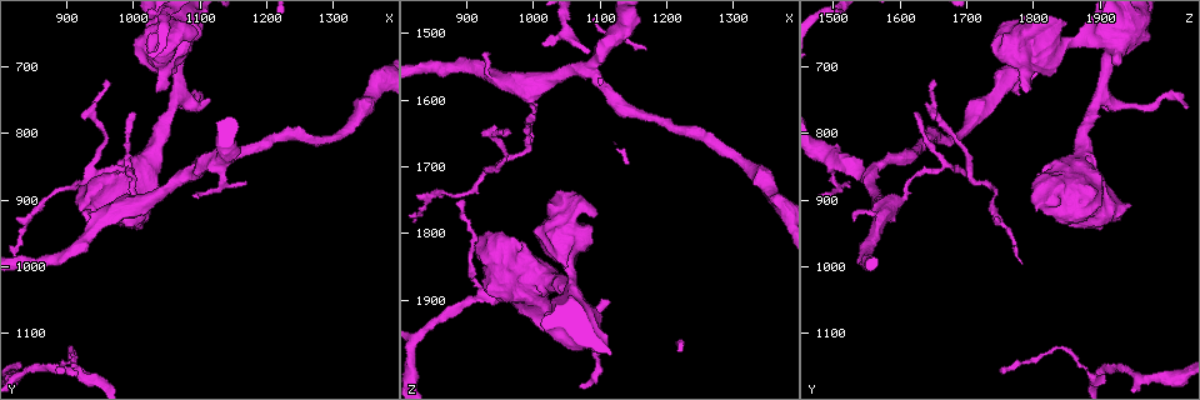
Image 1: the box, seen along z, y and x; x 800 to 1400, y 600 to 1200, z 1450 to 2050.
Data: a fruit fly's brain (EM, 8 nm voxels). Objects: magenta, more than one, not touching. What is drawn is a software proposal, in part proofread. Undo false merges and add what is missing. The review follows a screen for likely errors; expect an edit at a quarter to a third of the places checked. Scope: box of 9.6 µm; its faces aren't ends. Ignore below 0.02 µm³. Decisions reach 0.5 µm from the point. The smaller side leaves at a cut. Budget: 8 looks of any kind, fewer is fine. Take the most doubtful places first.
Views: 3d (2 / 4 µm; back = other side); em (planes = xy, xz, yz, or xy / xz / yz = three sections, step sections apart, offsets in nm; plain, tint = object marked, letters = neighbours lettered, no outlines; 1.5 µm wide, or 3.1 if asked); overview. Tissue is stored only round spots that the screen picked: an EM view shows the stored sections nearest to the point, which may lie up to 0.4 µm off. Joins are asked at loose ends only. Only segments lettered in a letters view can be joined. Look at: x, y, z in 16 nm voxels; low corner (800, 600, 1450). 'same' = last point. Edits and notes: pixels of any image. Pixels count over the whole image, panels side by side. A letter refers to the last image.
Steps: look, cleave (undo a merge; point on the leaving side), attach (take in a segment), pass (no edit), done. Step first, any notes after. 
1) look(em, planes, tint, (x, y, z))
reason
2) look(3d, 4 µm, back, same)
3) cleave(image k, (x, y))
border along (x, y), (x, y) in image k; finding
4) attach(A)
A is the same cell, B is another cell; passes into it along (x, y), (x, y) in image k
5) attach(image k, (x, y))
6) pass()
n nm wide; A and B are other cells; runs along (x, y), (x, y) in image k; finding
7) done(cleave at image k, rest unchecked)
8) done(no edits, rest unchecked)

look(em, planes, letters, (920, 1170, 1890))
narrows sharply

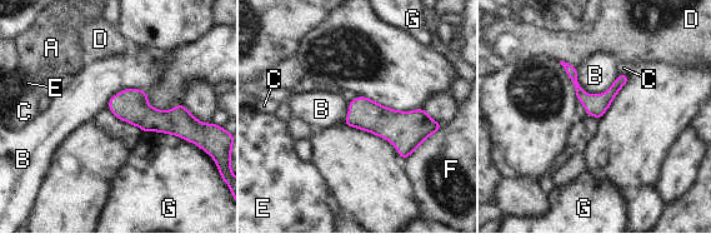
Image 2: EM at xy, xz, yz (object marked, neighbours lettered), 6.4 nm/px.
pass()
A, B, C, D, E, F and G are other cells; border along (576, 68), (591, 94), (620, 74) in image 2; all the same cell

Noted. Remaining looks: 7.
look(3d, 4 µm, (1115, 750, 1905))
free end

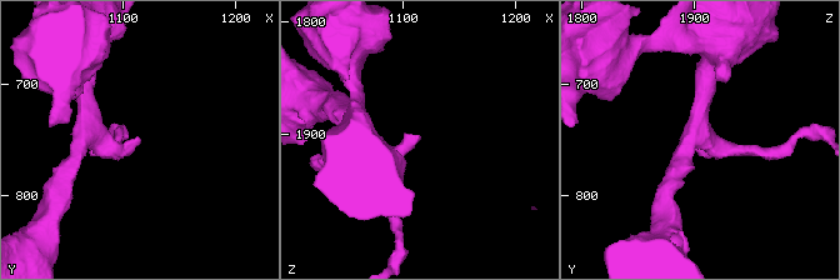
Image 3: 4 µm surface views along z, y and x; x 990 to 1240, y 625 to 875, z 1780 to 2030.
look(em, yz, step 4, letters, (1114, 748, 1902))
shape alone is not enough

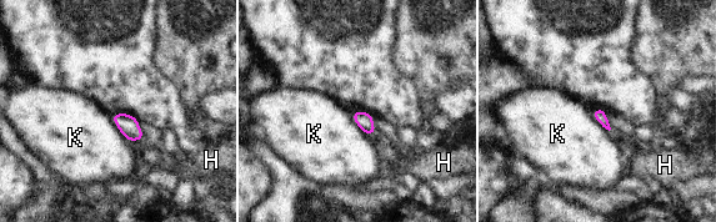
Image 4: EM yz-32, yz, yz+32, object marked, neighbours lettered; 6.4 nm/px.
pass()
K touches over 220 nm; H and K are other cells; border along (111, 115), (116, 127), (131, 142) in image 4; no lettered segment goes on from it

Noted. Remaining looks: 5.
look(em, xy, step 4, letters, (965, 725, 1645))
end of a long branch

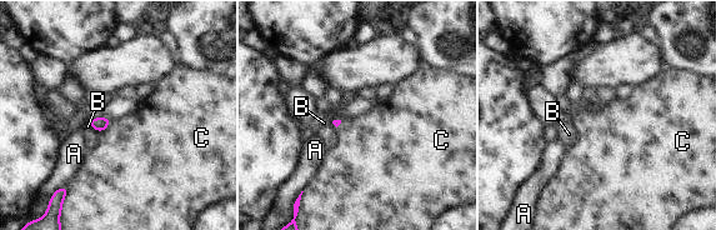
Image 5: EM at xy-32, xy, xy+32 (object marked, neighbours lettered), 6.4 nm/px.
pass()
A, B and C are other cells; border along (113, 120), (100, 133) in image 5; none of them fits

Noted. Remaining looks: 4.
look(3d, 2 µm, (900, 1160, 1755))
long arm stops here

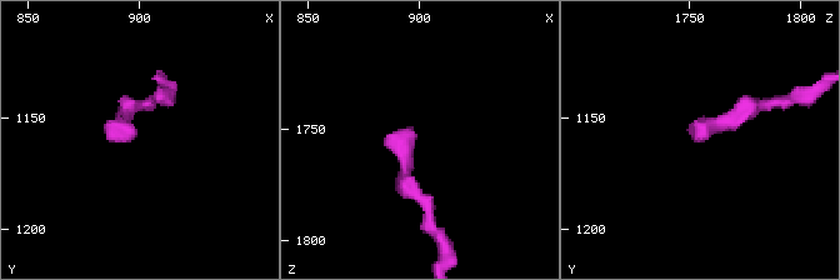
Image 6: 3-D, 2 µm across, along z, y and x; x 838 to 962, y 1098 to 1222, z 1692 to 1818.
look(em, planes, plain, (898, 1159, 1754))
now the EM

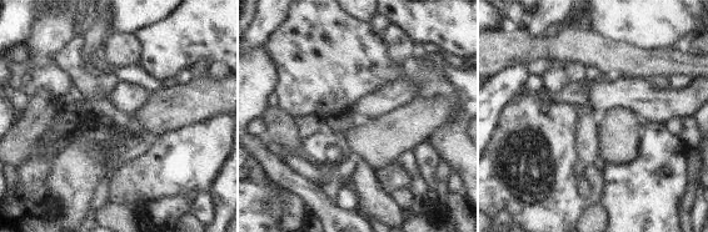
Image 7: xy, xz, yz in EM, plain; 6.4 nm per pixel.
look(em, planes, letters, same)
what lies round it

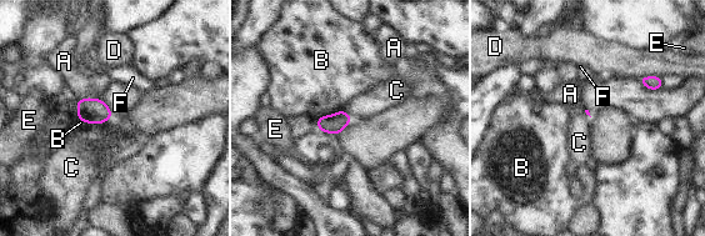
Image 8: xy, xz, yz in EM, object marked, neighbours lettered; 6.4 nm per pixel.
pass()
B touches over 180 nm; A, B, C, D, E and F are other cells; no lettered segment goes on from it

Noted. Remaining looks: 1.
done(no edits, rest unchecked)

